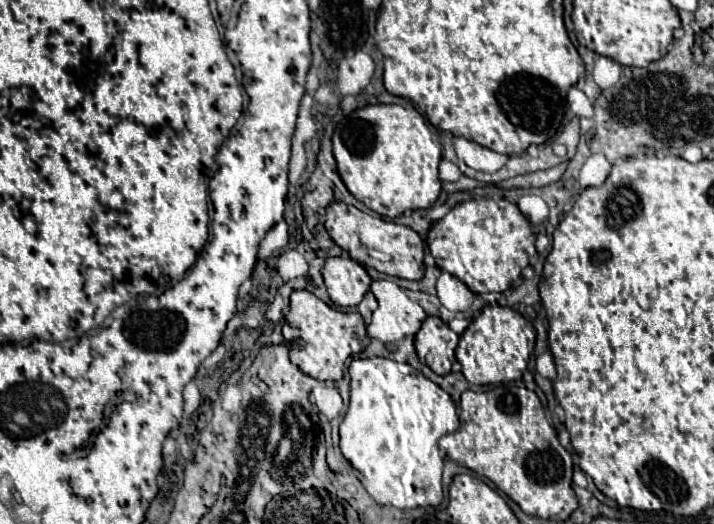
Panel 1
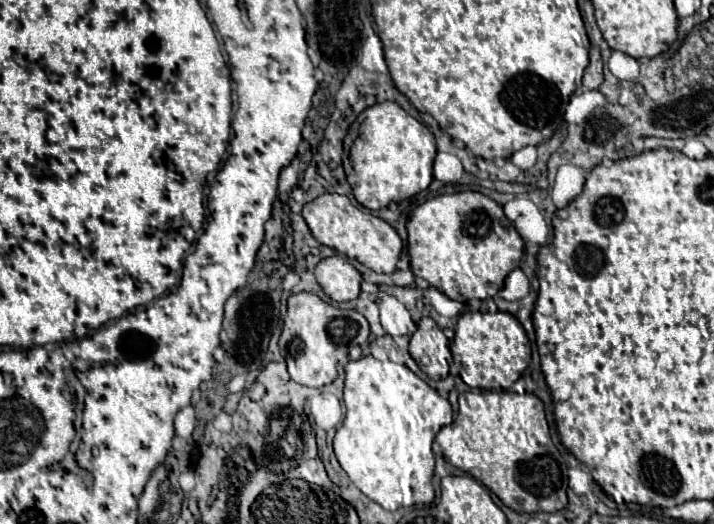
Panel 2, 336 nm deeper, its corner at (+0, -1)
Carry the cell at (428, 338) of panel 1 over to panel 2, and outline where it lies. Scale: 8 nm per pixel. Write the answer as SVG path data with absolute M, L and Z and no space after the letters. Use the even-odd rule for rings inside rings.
M430 316L418 322L418 330L410 338L410 356L432 380L448 376L448 364L452 360L450 342Z

